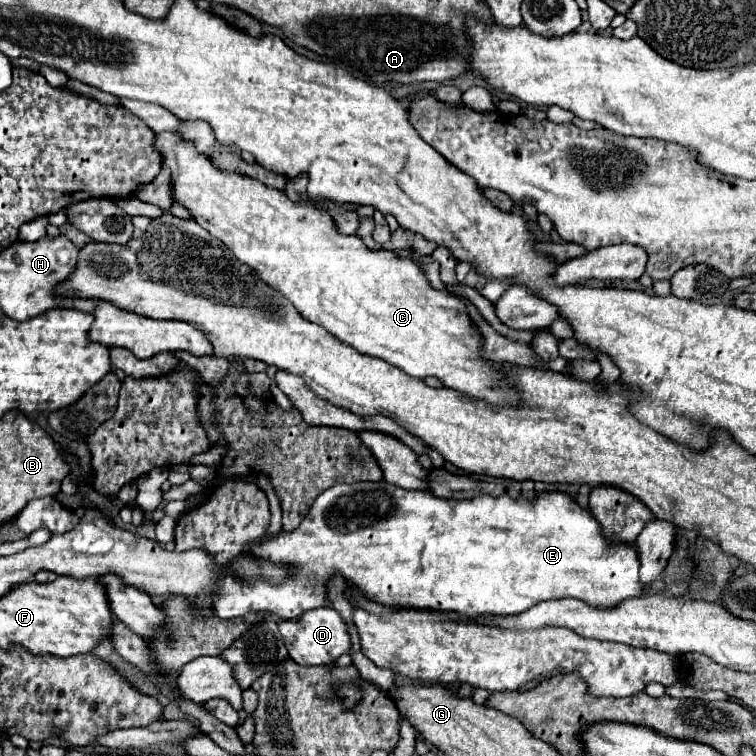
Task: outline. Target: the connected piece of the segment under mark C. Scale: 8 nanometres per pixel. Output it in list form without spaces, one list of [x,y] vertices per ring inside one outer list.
[[[177,131],[155,133],[153,147],[161,153],[161,163],[171,169],[169,187],[173,191],[175,205],[183,205],[191,213],[191,219],[195,219],[215,239],[223,241],[241,263],[249,265],[257,273],[263,283],[287,297],[307,321],[325,327],[331,335],[355,347],[359,353],[379,357],[407,375],[419,379],[433,375],[441,379],[445,387],[459,389],[489,403],[517,403],[517,393],[501,379],[497,363],[479,359],[483,337],[473,329],[473,321],[465,305],[445,291],[435,291],[425,273],[411,259],[399,257],[389,249],[373,251],[365,247],[359,235],[341,233],[329,211],[323,207],[325,201],[313,197],[291,201],[285,191],[267,187],[249,175],[221,171],[209,155],[199,153],[195,143]]]

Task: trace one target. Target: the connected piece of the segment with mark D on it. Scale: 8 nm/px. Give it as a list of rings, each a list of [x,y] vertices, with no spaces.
[[[321,607],[305,611],[297,619],[287,619],[279,623],[285,647],[289,651],[289,657],[297,661],[299,665],[329,665],[337,661],[341,655],[351,651],[351,635],[349,627],[343,621],[343,617],[333,607]]]

